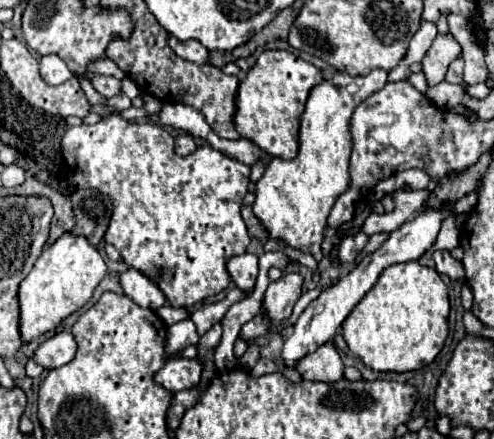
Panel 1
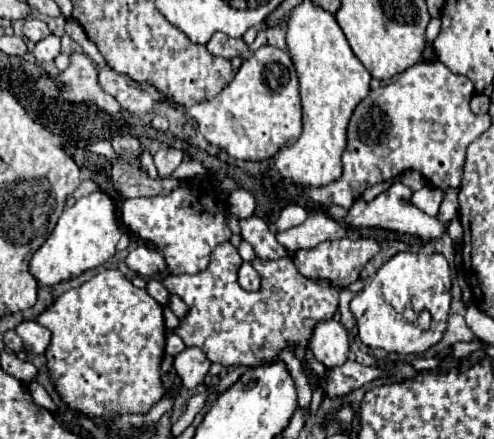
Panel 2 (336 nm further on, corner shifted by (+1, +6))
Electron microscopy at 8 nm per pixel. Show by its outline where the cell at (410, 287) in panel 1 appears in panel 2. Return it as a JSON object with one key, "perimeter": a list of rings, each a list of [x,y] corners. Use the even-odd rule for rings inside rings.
{"perimeter":[[[398,253],[376,271],[360,293],[356,293],[350,309],[358,321],[362,343],[372,349],[408,355],[424,353],[442,339],[450,301],[450,265],[444,255]]]}

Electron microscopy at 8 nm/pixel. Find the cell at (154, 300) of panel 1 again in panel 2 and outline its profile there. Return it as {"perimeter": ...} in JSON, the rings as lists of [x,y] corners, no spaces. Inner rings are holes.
{"perimeter":[[[138,245],[138,247],[134,247],[134,249],[128,253],[128,257],[126,257],[126,265],[128,265],[132,271],[136,271],[138,275],[142,275],[142,277],[160,275],[160,273],[166,269],[164,257],[162,257],[156,249],[152,249],[152,247],[148,247],[148,245]]]}

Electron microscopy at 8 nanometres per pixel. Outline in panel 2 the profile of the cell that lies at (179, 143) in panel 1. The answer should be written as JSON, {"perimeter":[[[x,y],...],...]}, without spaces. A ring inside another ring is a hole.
{"perimeter":[[[160,149],[154,155],[154,165],[158,169],[158,177],[170,177],[174,173],[174,169],[180,165],[184,153],[178,149]]]}

